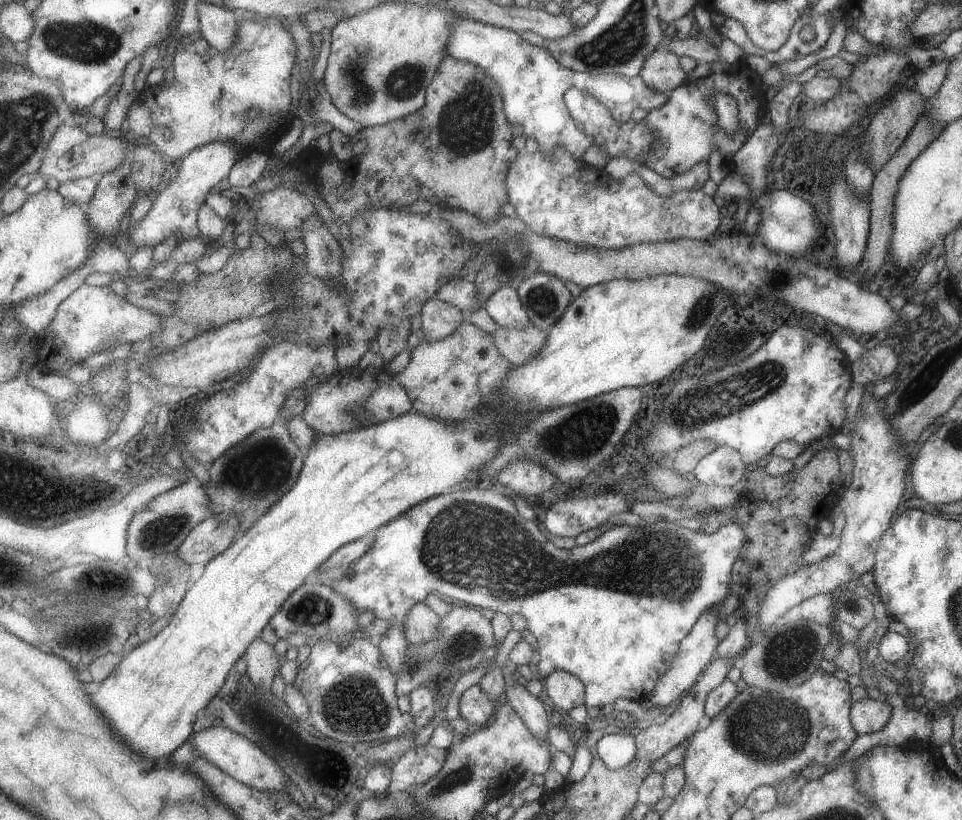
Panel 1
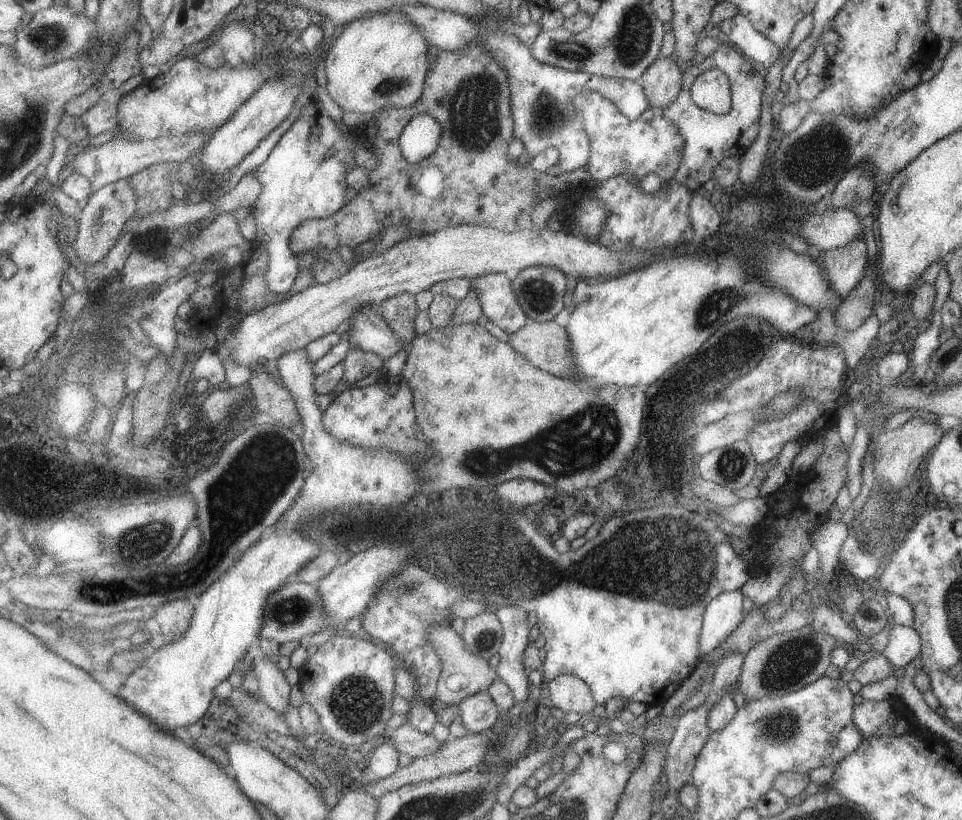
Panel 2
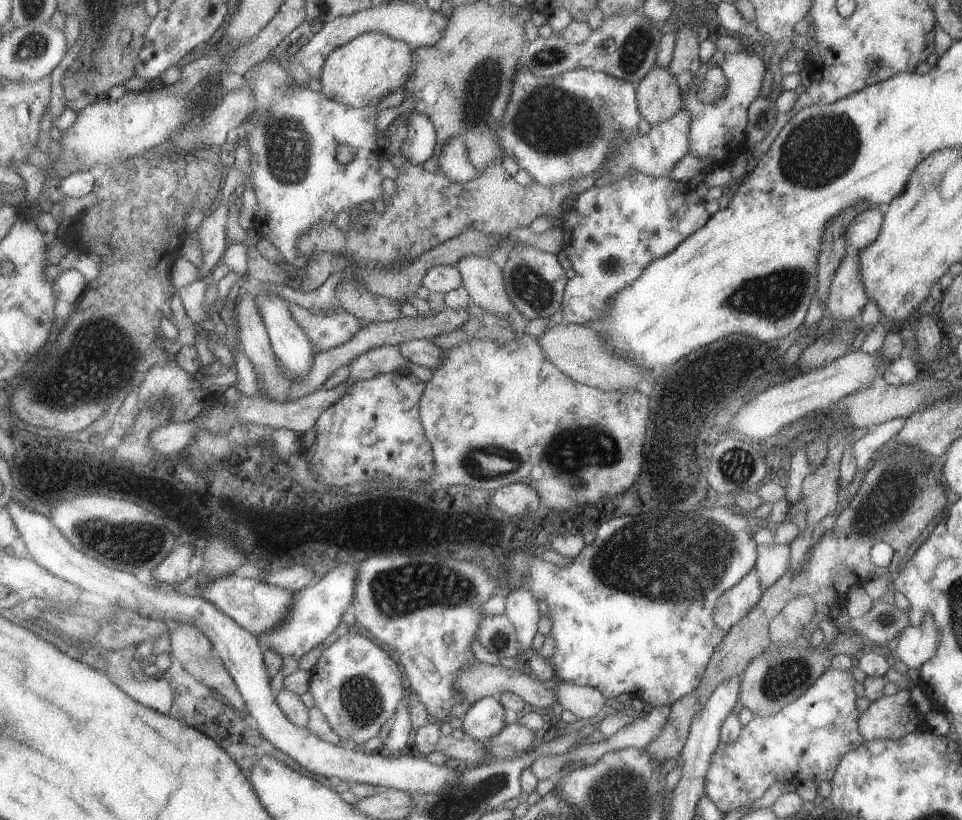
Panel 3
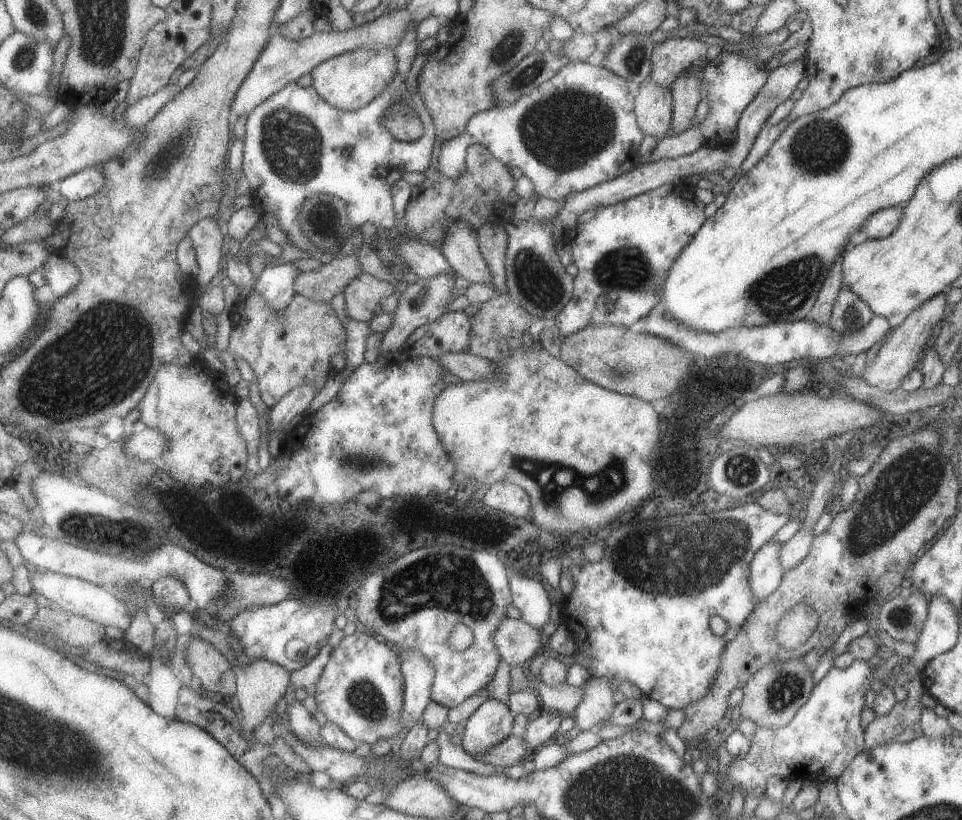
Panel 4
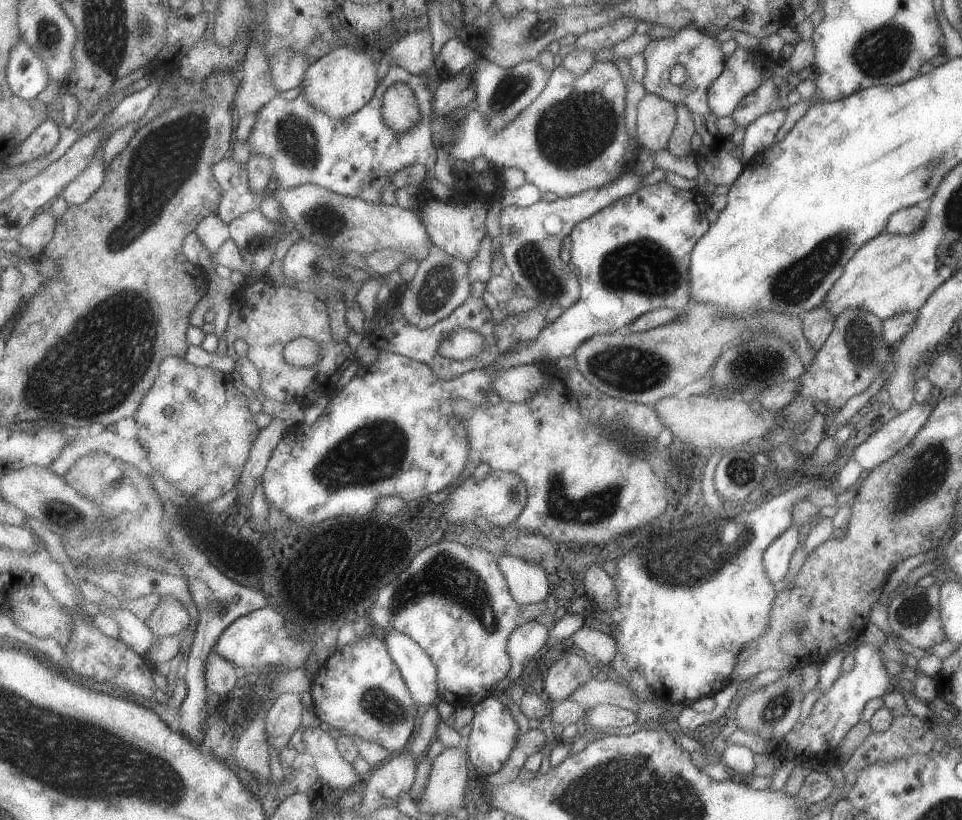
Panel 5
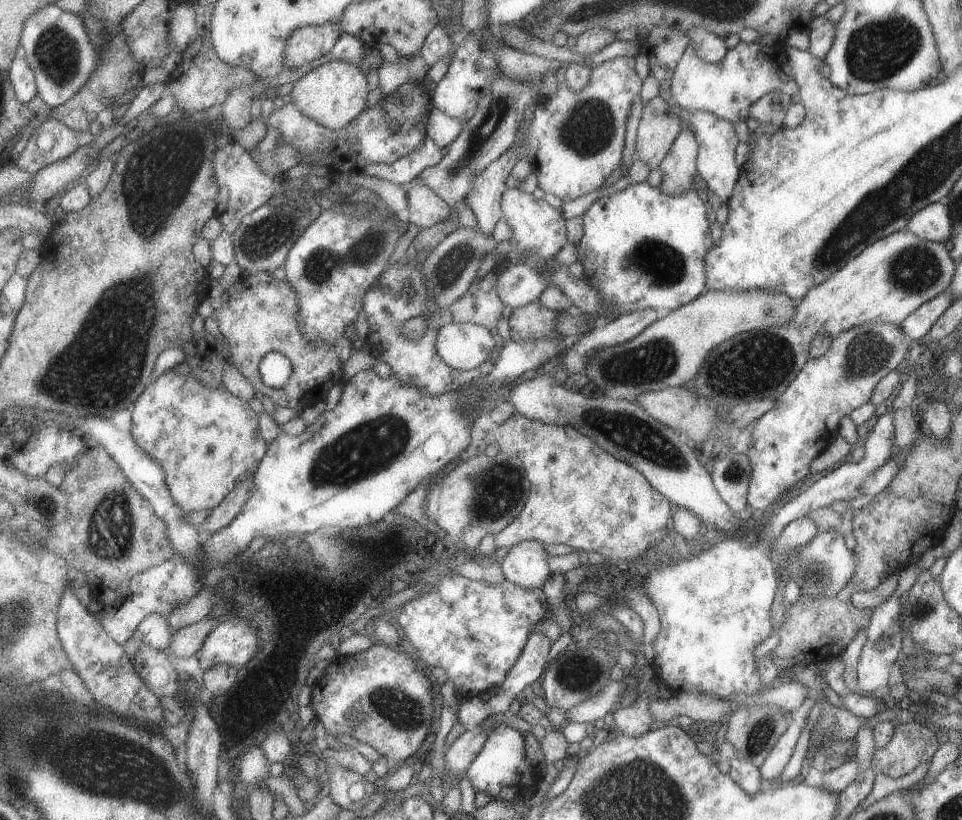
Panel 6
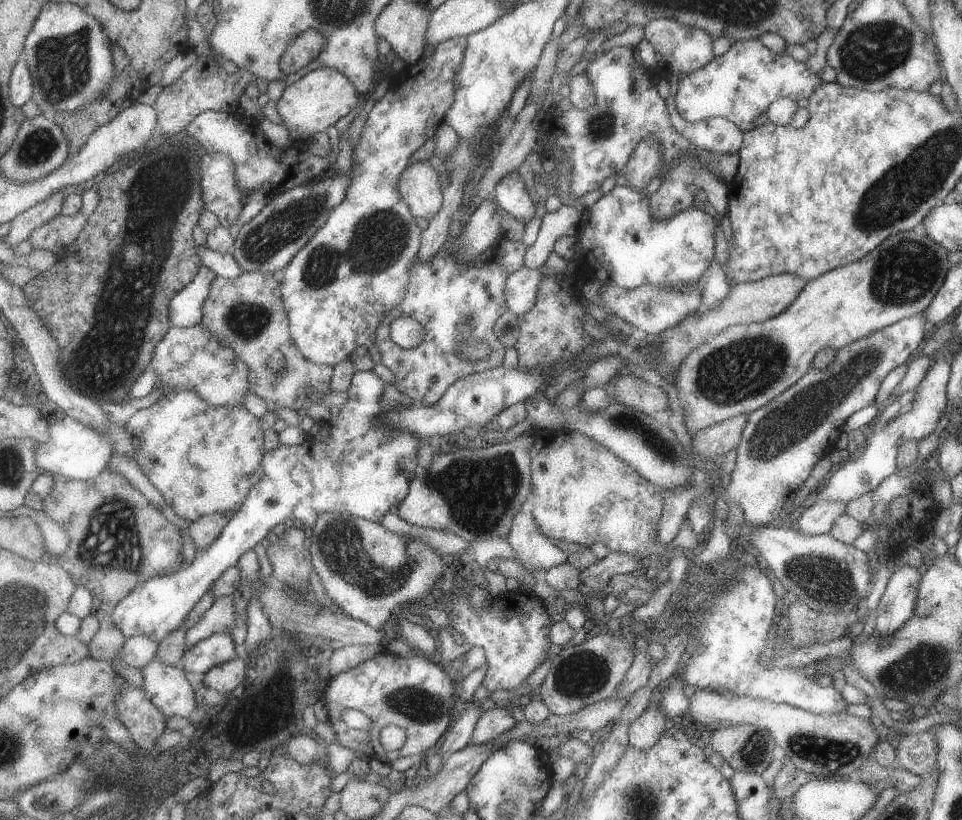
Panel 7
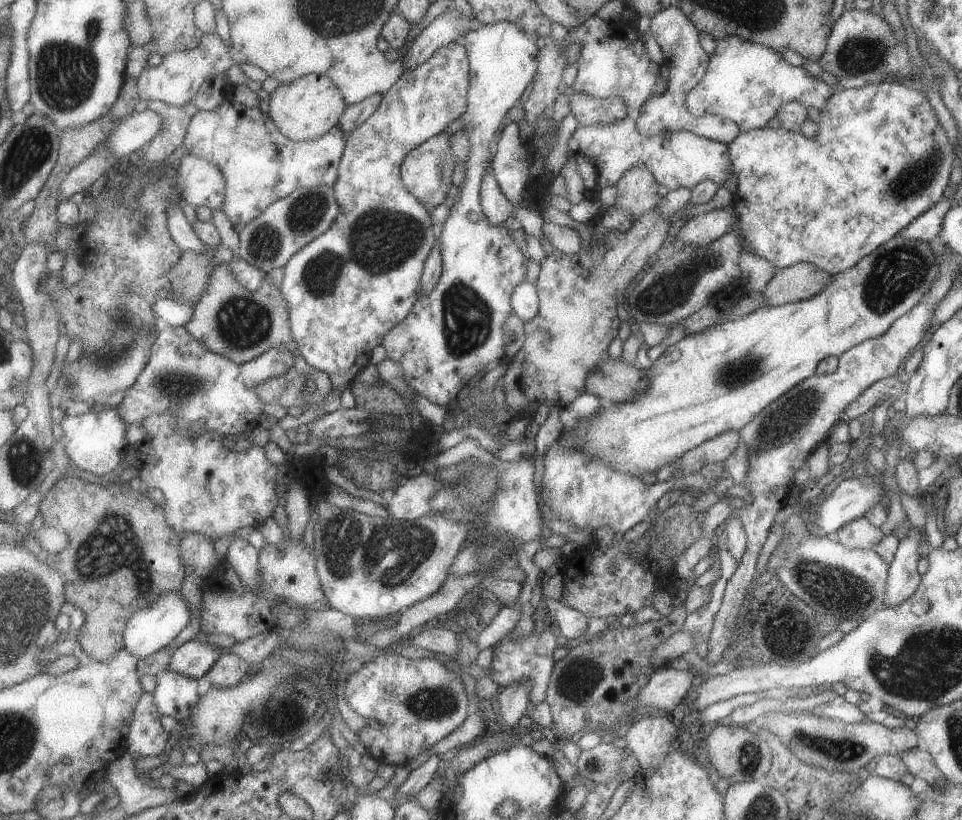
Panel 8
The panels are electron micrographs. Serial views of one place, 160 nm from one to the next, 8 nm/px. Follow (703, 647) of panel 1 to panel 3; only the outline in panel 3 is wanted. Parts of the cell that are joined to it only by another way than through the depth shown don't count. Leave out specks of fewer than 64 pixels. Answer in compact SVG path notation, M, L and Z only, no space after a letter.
M753 567L743 578L715 601L712 621L727 632L741 620L757 603L762 595L758 572Z

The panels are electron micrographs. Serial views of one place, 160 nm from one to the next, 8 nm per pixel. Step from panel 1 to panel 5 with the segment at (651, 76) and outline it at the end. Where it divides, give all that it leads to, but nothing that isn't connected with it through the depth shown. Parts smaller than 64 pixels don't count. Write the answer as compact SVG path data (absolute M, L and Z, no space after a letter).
M647 93L636 104L636 142L638 148L656 153L667 148L675 128L675 105Z

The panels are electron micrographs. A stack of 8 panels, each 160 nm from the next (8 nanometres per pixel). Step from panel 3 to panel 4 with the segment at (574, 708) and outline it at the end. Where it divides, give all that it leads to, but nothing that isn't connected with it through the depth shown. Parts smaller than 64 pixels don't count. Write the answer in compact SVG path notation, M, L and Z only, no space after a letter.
M590 677L583 684L583 696L576 704L574 710L574 724L580 730L590 733L593 725L607 723L612 715L613 698L611 697L612 687L605 677Z

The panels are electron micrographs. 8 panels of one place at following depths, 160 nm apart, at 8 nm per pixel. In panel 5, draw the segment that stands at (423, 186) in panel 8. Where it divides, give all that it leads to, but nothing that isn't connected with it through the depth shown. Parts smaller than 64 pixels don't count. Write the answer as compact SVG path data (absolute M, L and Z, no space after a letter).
M430 197L420 200L417 208L418 219L424 225L424 229L433 245L438 246L446 255L466 263L474 257L479 241L486 233L485 215L487 214L488 205L484 200L473 200L463 205L460 201L450 203Z

